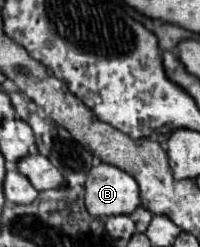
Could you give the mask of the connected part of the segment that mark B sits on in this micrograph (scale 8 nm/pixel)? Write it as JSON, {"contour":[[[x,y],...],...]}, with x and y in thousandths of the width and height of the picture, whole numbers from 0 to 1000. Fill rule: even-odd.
{"contour":[[[500,660],[430,709],[430,854],[460,879],[650,870],[700,830],[690,741],[610,684]]]}

